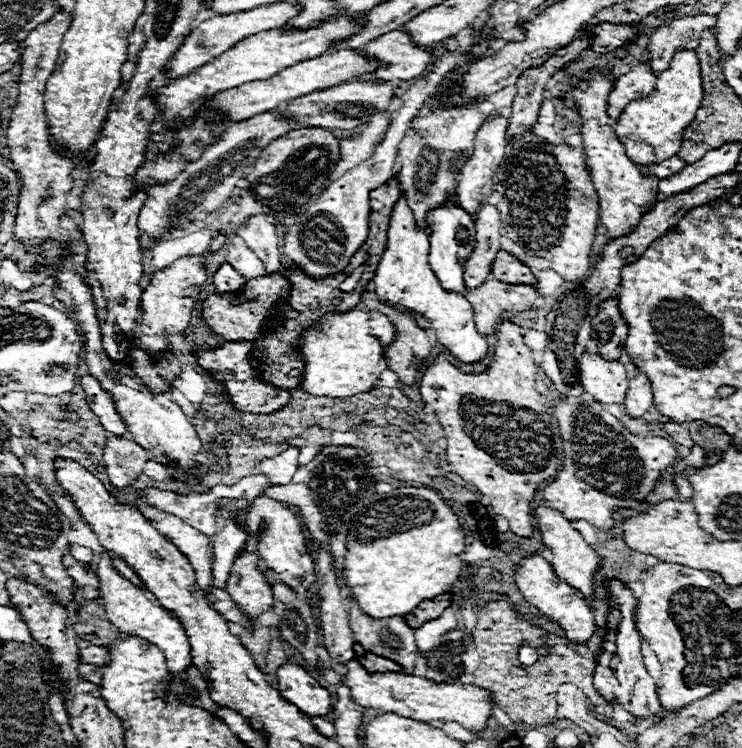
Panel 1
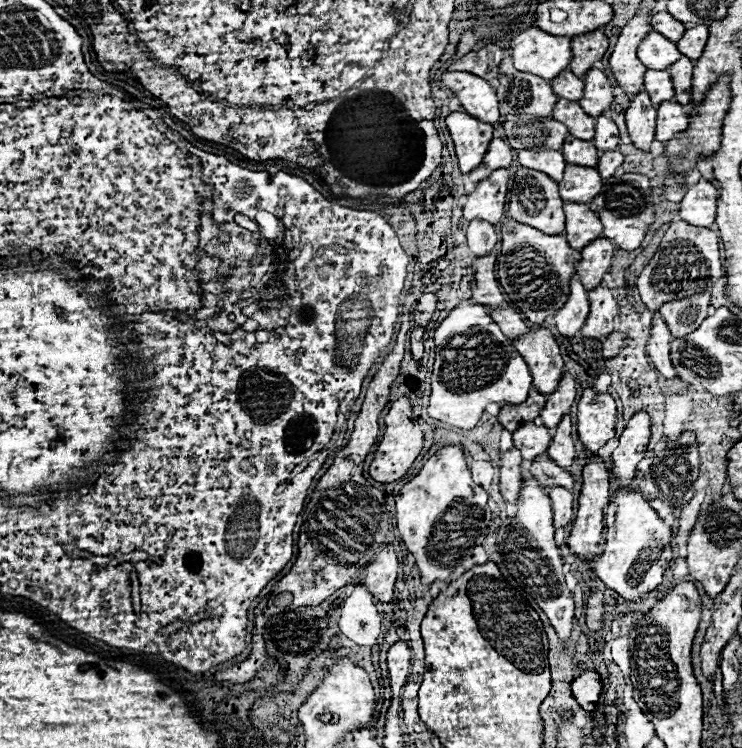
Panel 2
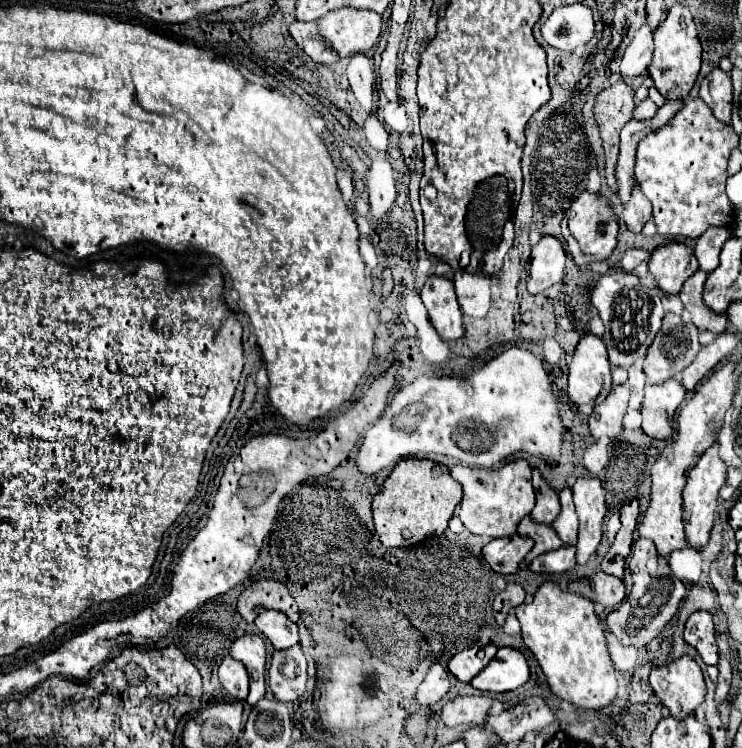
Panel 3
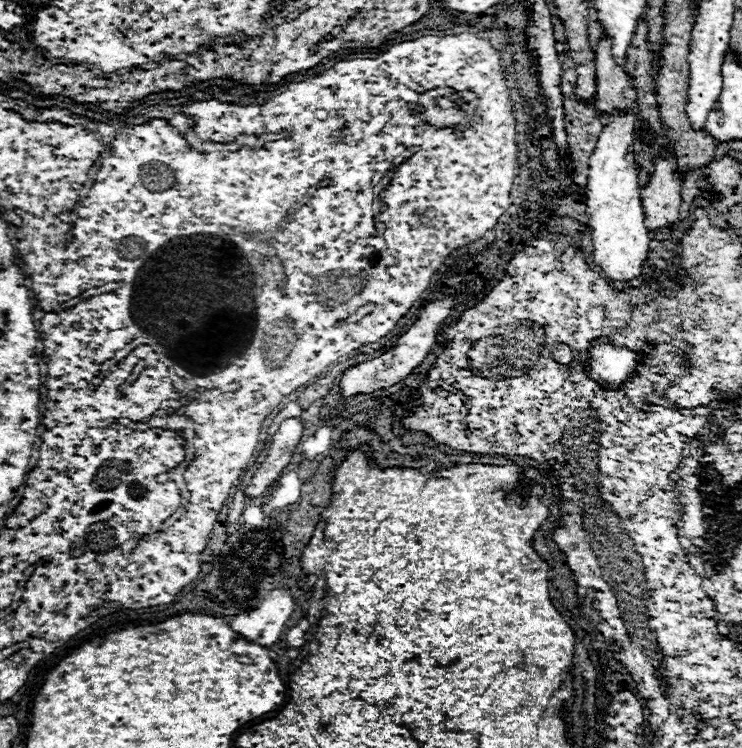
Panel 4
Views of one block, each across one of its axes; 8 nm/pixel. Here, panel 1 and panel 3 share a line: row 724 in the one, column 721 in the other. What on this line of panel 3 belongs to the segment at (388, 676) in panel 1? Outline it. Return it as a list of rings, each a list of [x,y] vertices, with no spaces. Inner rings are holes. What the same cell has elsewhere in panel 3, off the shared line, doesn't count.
[[[718,444],[708,448],[704,456],[698,460],[696,468],[688,474],[688,482],[684,488],[684,528],[686,528],[686,540],[688,548],[702,548],[708,542],[710,530],[712,530],[712,518],[718,506],[718,490],[726,482],[726,464],[718,458]]]

